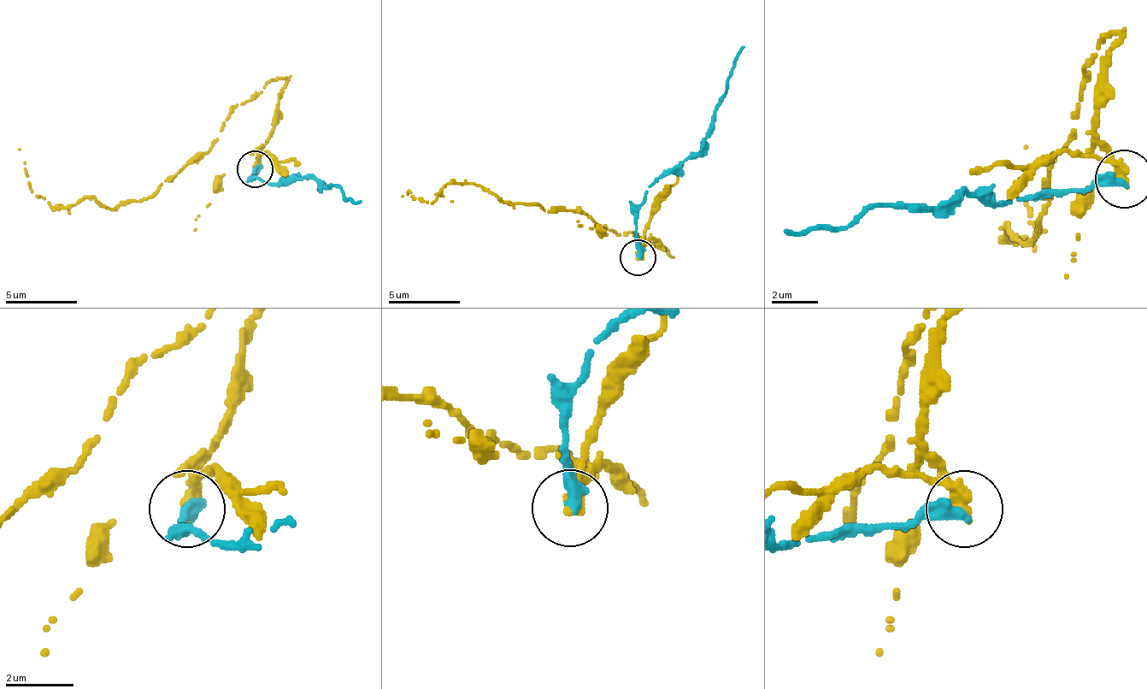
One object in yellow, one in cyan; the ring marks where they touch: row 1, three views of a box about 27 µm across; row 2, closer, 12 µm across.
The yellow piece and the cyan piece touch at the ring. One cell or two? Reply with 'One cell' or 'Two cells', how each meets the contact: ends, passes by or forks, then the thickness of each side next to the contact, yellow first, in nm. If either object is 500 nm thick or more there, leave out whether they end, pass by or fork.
Two cells. At the ring yellow ends. At the ring cyan ends. Thickness 420 nm (yellow) against 440 nm

